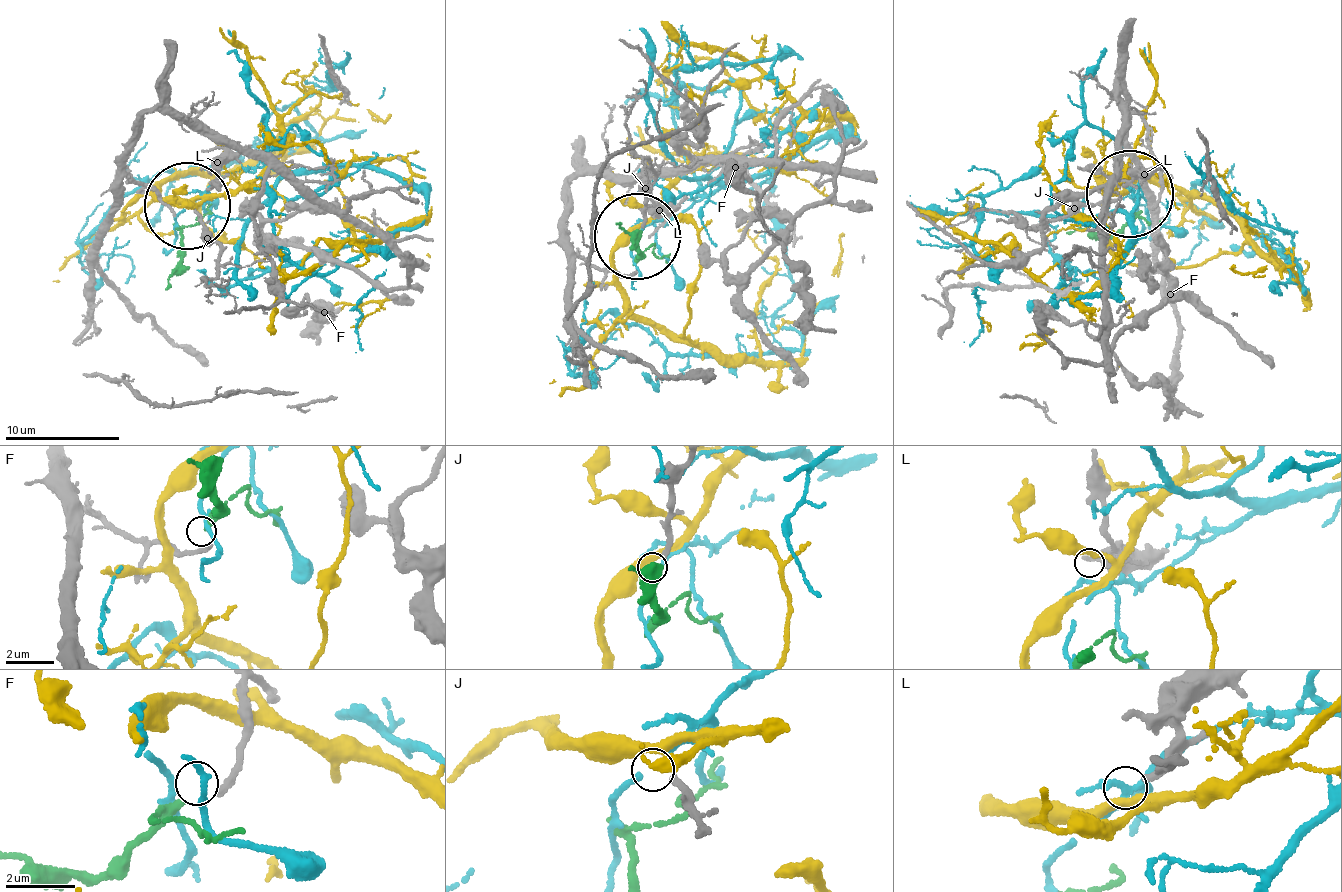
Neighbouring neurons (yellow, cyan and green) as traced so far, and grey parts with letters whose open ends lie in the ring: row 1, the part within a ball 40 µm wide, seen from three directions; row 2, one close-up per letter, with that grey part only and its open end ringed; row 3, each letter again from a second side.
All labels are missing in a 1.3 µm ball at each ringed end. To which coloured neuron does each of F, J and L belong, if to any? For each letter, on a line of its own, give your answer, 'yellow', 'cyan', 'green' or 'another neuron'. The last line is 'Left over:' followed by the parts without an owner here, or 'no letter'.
F: green
J: yellow
L: another neuron
Left over: L

